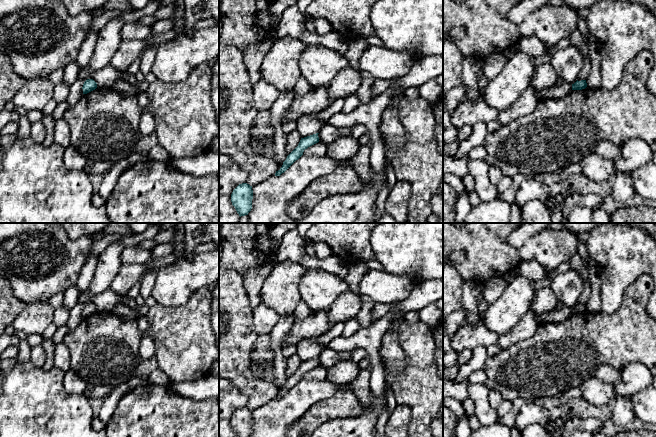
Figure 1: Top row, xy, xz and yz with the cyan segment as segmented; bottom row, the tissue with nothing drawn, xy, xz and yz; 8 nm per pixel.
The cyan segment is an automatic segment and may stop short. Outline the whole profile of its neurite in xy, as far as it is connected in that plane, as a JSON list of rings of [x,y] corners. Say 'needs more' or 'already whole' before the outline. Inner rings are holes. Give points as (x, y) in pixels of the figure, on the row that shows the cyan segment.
already whole; [[[87,79],[83,84],[83,94],[87,94],[97,88],[97,83],[93,79]]]

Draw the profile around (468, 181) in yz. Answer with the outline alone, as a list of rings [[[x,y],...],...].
[[[468,173],[462,178],[462,182],[468,193],[475,191],[475,183],[471,175]]]

